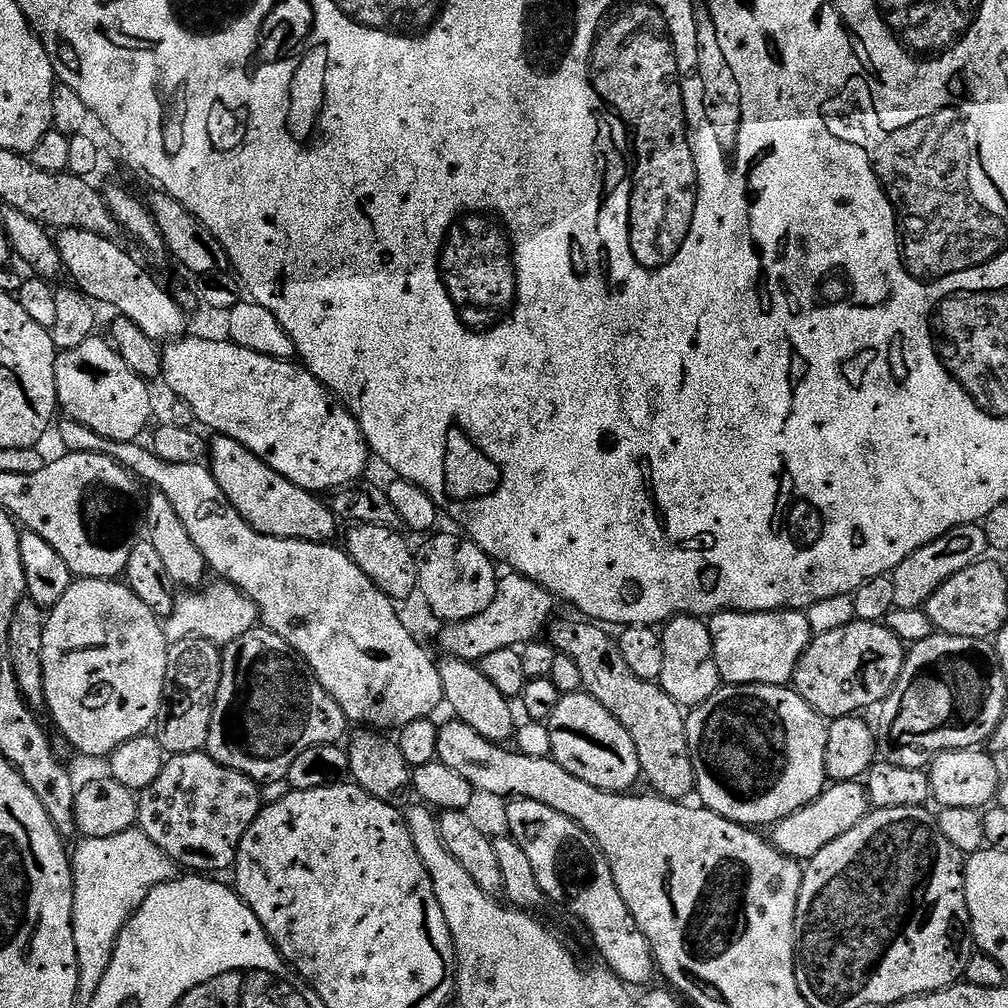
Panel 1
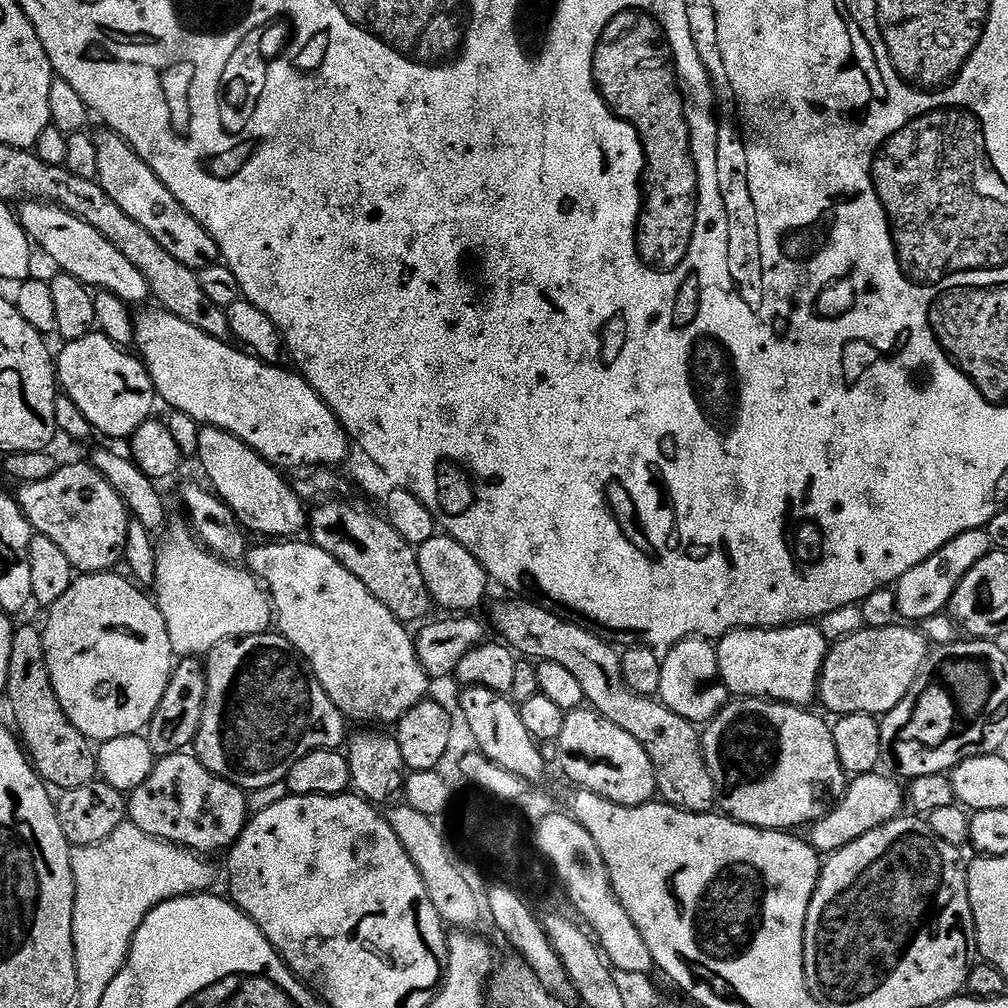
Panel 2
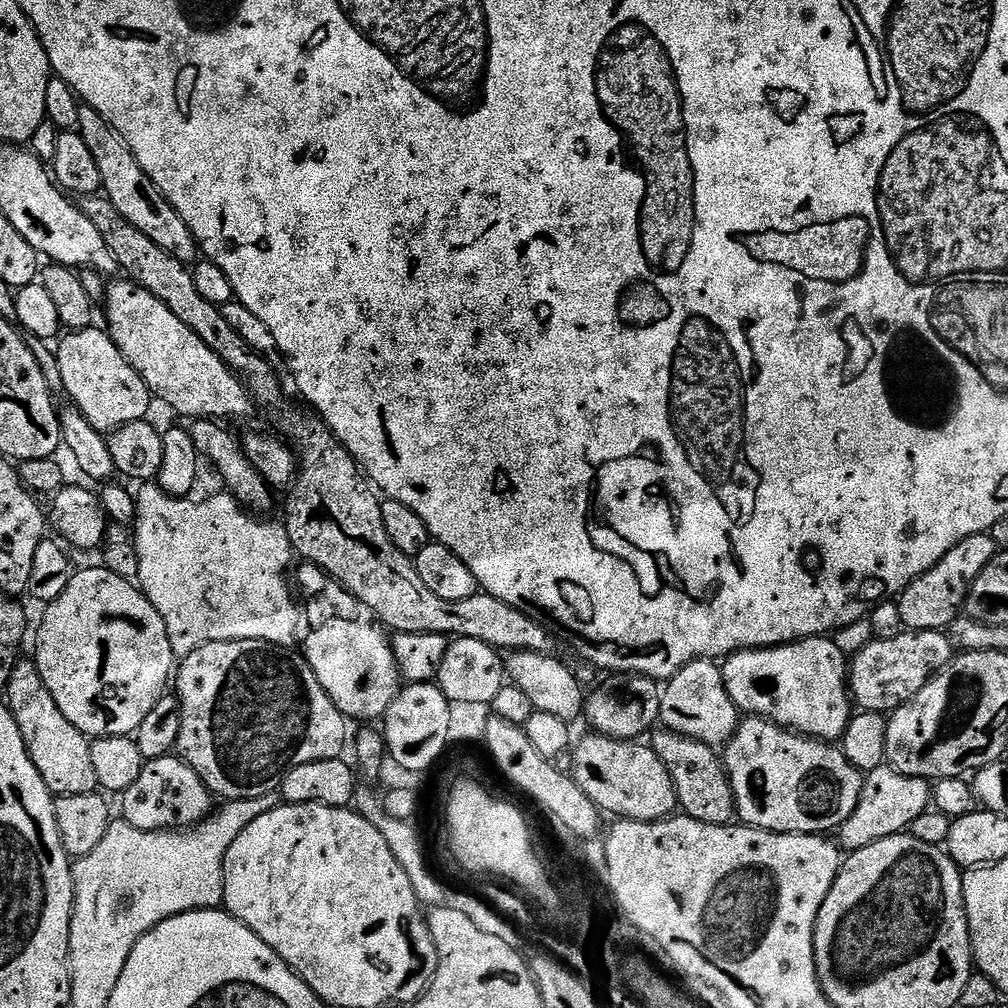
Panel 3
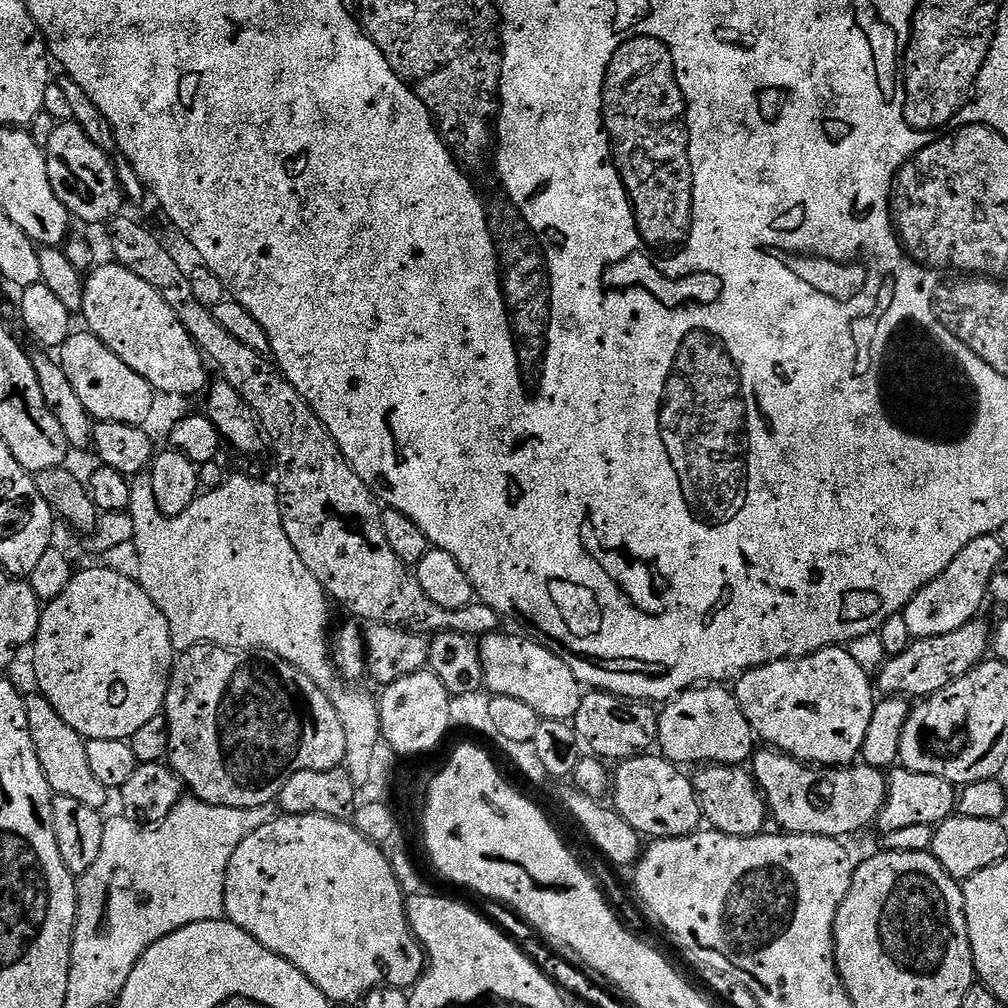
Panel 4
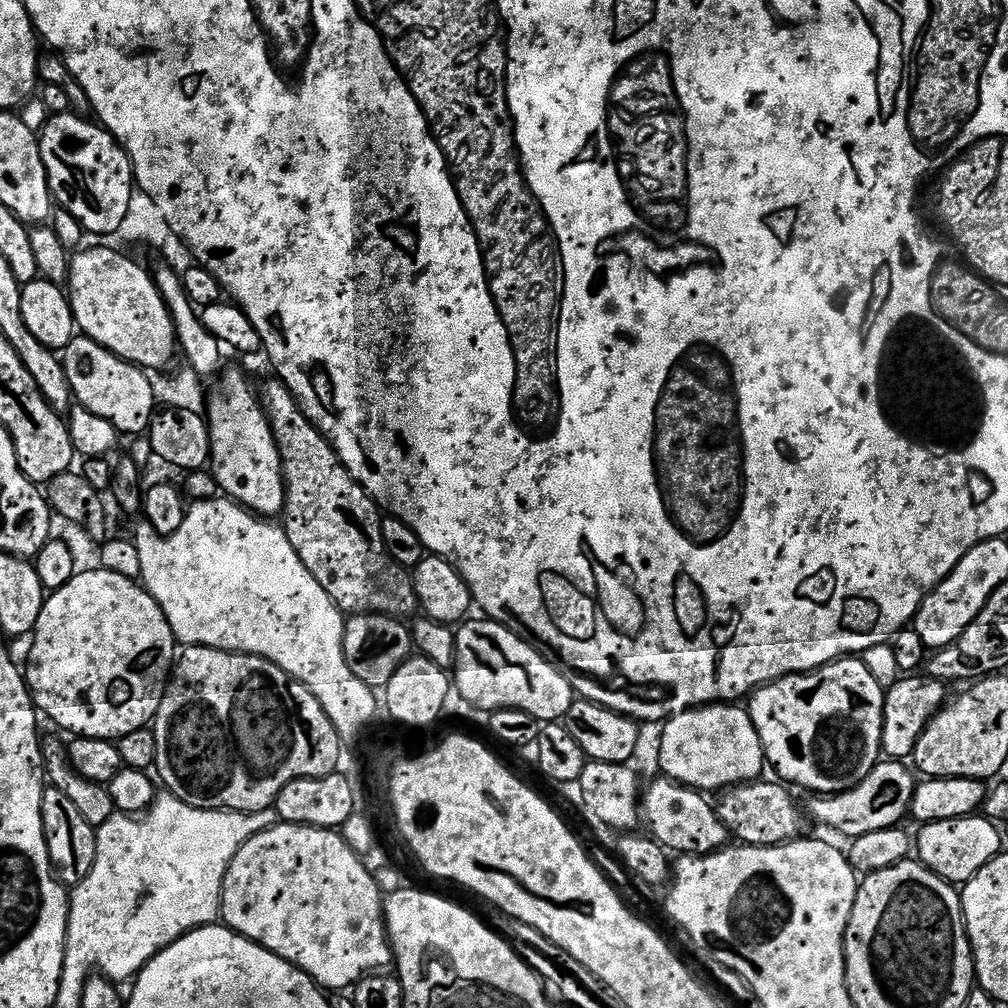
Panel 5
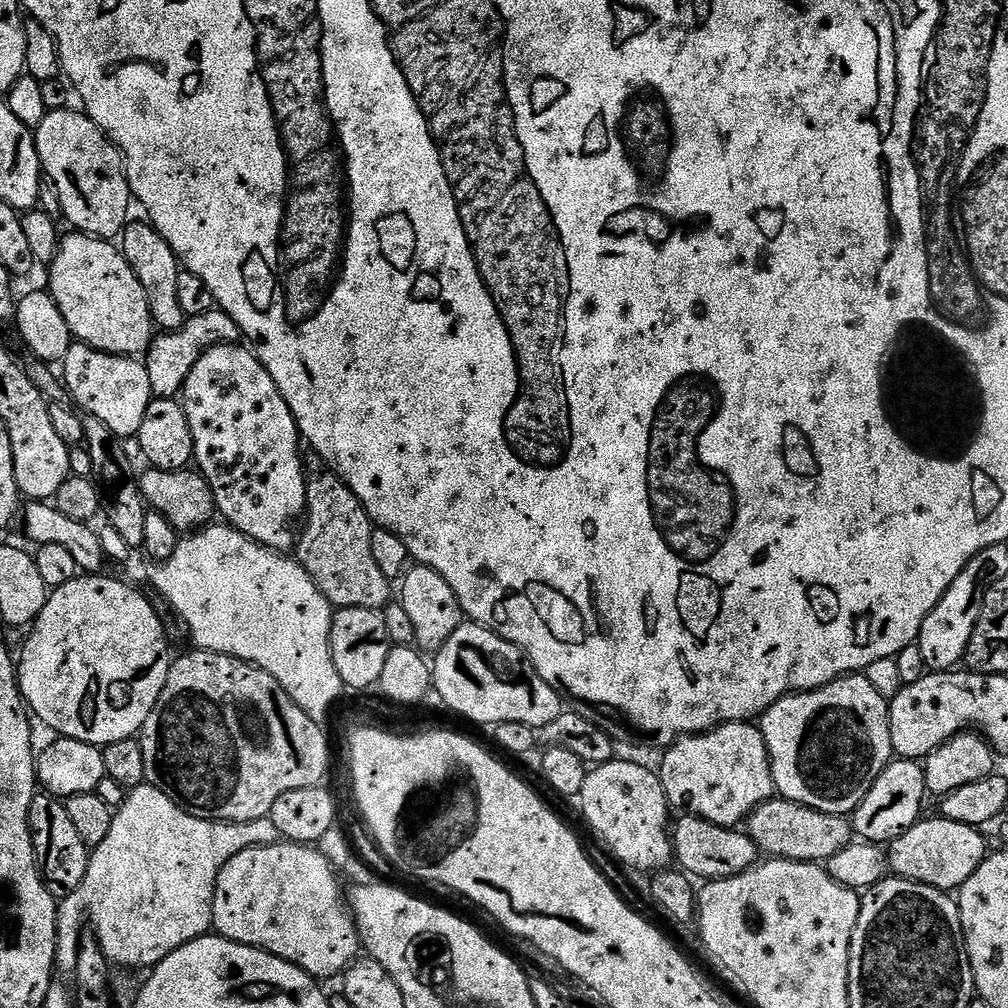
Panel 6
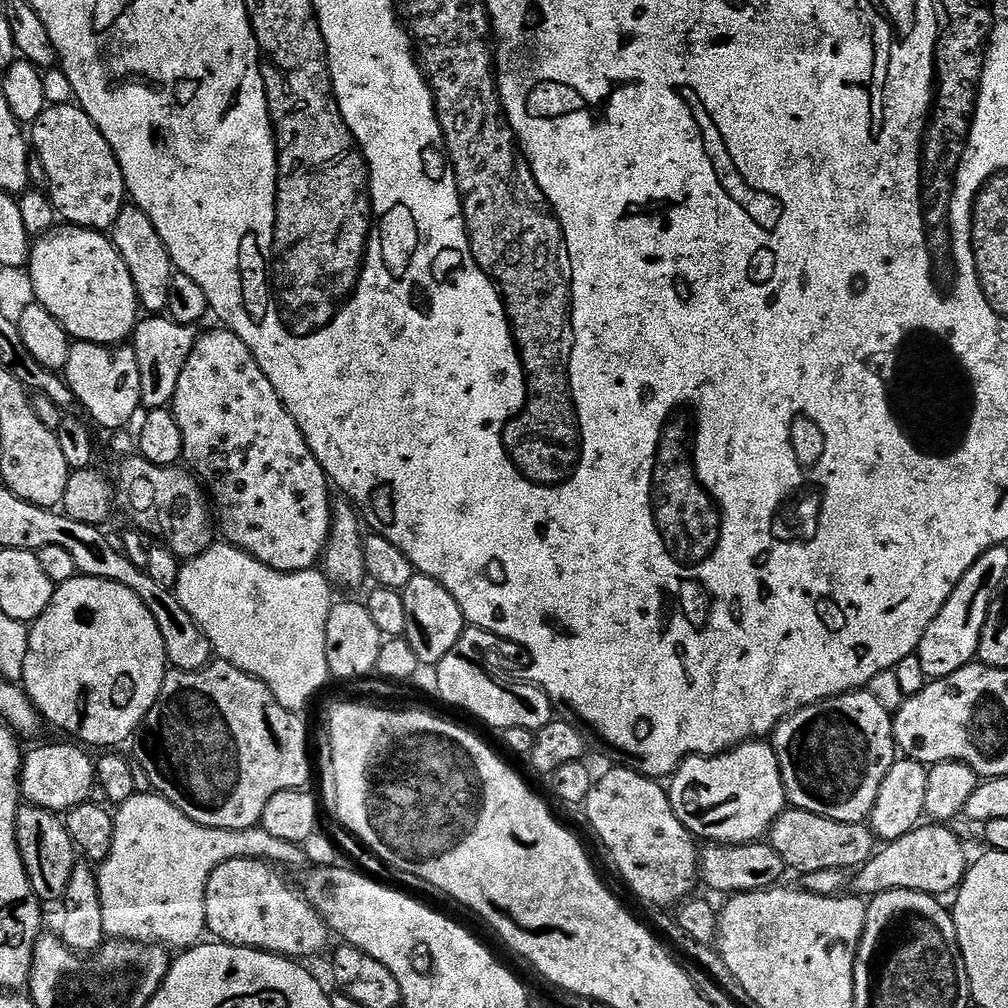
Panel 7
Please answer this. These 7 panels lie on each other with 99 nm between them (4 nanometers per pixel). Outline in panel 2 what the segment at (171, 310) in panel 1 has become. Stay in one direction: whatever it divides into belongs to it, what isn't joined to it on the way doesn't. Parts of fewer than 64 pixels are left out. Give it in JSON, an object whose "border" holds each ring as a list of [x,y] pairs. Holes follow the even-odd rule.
{"border":[[[47,202],[21,203],[18,215],[29,240],[57,264],[60,272],[78,278],[93,289],[116,295],[129,306],[149,299],[148,283],[142,270],[138,270],[138,266],[134,266],[134,262],[126,258],[126,254],[122,254],[110,241],[102,238],[102,234],[98,234],[98,230],[94,230],[94,226],[90,226],[85,220]]]}

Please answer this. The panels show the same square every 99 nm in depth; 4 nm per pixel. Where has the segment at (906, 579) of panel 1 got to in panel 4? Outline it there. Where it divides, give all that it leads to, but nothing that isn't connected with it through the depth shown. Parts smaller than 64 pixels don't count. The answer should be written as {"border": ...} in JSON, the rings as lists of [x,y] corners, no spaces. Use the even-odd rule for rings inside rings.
{"border":[[[995,535],[974,538],[934,582],[930,582],[905,606],[903,616],[910,634],[918,640],[922,638],[938,638],[938,634],[950,634],[981,615],[980,607],[984,604],[984,596],[989,595],[988,587],[992,575],[998,566],[1006,559],[1006,553],[996,541]]]}

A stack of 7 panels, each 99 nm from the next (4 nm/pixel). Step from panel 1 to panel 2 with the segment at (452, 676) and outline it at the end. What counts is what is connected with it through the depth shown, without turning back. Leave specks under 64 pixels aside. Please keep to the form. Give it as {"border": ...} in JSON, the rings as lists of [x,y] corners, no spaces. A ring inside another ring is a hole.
{"border":[[[465,687],[463,691],[459,711],[473,731],[476,748],[483,752],[486,758],[502,766],[502,770],[510,770],[510,774],[518,774],[525,778],[542,775],[546,763],[541,745],[530,734],[530,730],[526,730],[519,707],[507,695],[494,690]]]}

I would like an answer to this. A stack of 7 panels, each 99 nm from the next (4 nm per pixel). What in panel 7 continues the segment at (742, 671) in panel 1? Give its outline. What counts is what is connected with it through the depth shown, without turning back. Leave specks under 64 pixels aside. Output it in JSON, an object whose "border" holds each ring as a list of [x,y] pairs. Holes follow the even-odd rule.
{"border":[[[866,690],[843,692],[841,696],[832,696],[829,700],[799,708],[793,716],[785,718],[772,733],[770,743],[776,749],[789,805],[834,822],[865,823],[871,817],[874,802],[878,802],[878,790],[882,790],[886,774],[890,774],[898,759],[896,735],[892,733],[893,719],[893,713],[882,710],[878,698]]]}

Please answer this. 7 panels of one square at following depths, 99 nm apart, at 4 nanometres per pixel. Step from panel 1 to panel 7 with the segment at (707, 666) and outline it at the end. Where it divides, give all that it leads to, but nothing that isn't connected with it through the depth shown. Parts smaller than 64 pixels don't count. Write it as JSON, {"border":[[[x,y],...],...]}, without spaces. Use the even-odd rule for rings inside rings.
{"border":[[[763,739],[717,756],[688,756],[672,773],[666,791],[678,821],[696,838],[713,844],[763,841],[771,833],[772,823],[789,807],[776,749]]]}

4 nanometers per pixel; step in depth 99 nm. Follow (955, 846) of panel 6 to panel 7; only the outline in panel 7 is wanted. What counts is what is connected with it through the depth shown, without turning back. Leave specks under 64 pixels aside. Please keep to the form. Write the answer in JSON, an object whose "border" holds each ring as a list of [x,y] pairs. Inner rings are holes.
{"border":[[[922,824],[881,847],[872,859],[855,873],[852,888],[862,896],[873,896],[890,889],[910,889],[943,896],[959,889],[970,867],[961,840],[944,824]]]}

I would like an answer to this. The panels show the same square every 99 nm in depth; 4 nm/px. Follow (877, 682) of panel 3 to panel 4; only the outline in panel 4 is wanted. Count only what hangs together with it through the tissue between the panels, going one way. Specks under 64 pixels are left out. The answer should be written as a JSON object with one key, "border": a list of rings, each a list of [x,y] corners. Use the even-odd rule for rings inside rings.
{"border":[[[977,618],[969,622],[966,626],[962,626],[958,630],[954,630],[950,634],[938,634],[938,638],[922,638],[921,640],[913,639],[912,645],[906,650],[902,650],[902,654],[897,656],[888,656],[881,668],[878,669],[878,677],[880,676],[880,684],[878,680],[878,688],[885,697],[899,696],[901,698],[923,698],[932,696],[938,690],[942,690],[946,686],[950,686],[950,682],[954,682],[958,678],[962,678],[966,674],[970,674],[970,670],[976,667],[989,655],[990,652],[990,624],[984,621],[984,618]]]}

